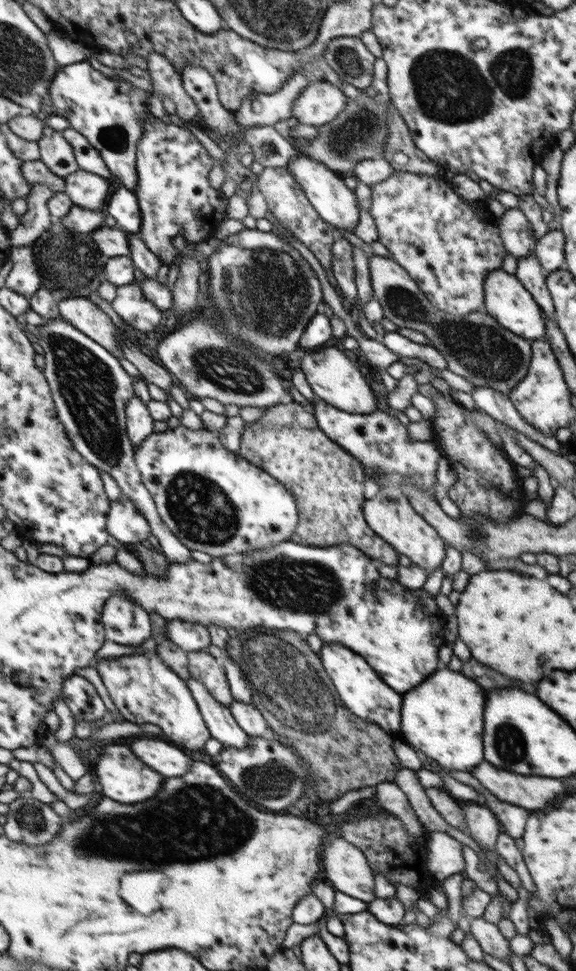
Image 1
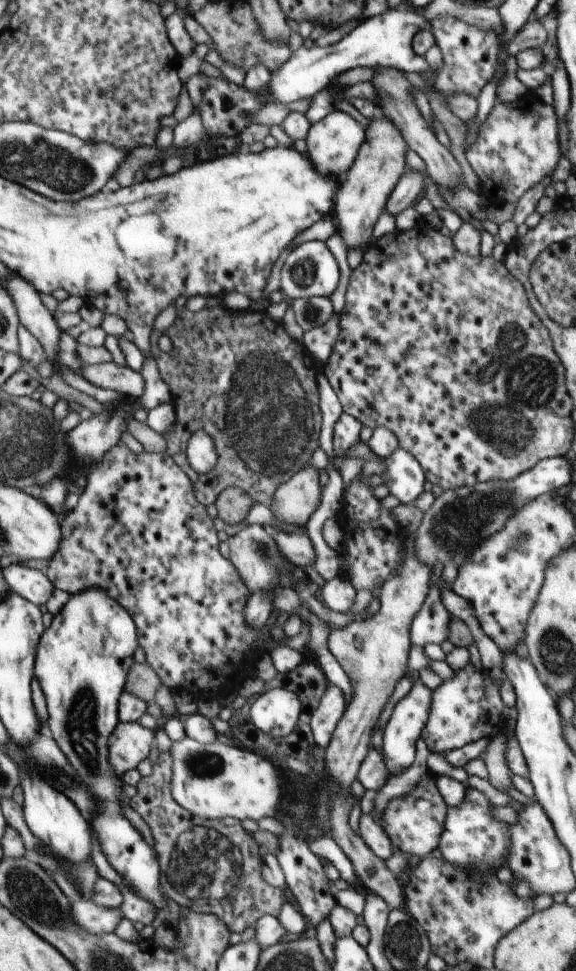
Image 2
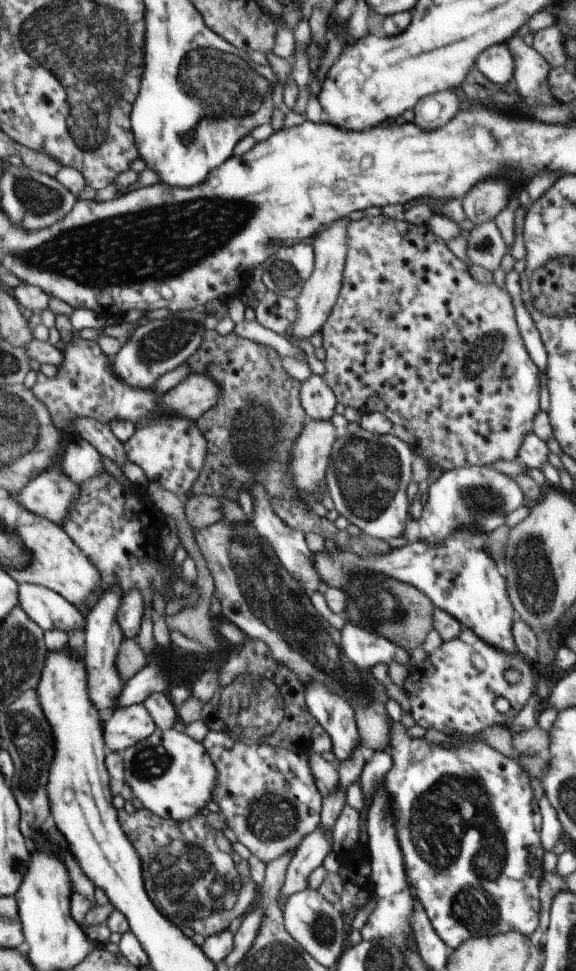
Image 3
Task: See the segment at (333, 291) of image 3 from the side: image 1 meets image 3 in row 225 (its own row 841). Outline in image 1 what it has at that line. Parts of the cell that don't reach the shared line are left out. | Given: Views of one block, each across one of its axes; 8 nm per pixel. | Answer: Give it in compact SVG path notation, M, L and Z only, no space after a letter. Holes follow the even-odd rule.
M339 835L330 839L328 844L322 848L320 857L322 857L321 866L323 868L323 878L336 891L348 894L347 896L352 896L352 898L362 900L368 904L376 899L374 895L374 875L372 874L372 867L370 867L367 858L358 847Z

